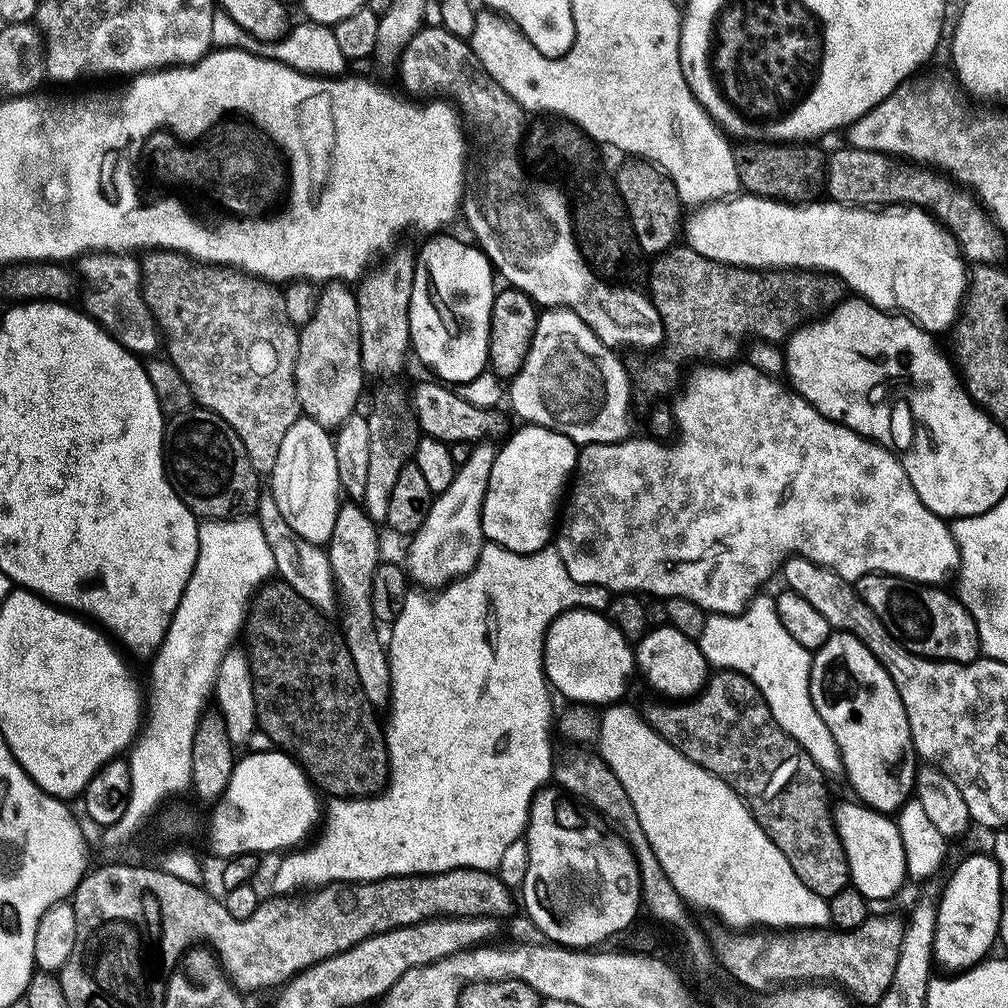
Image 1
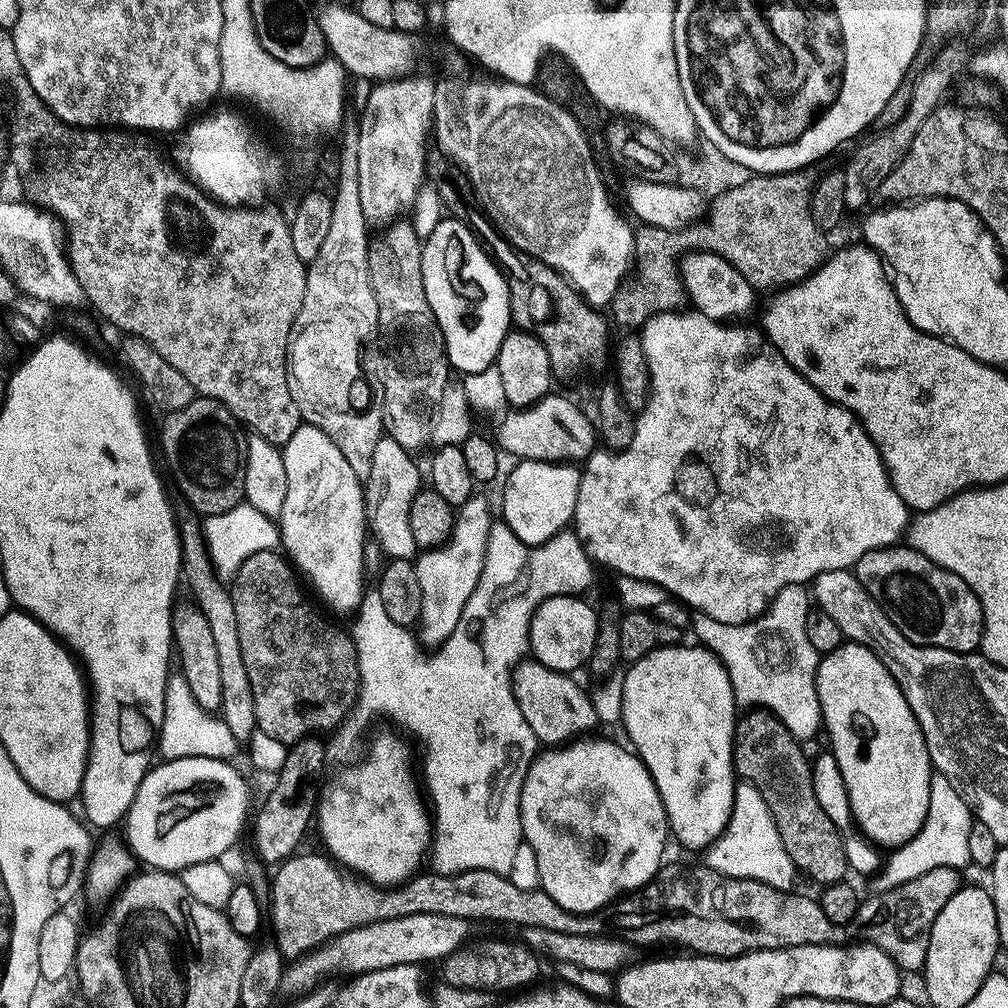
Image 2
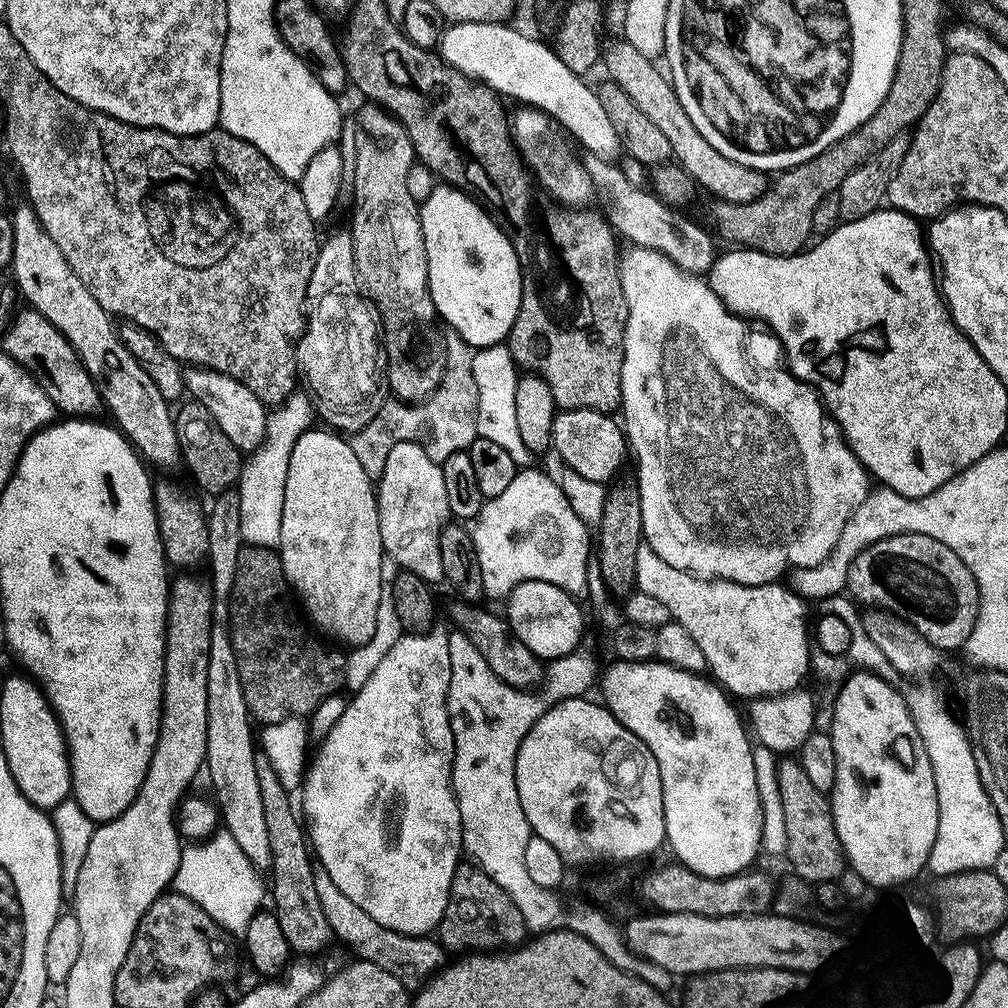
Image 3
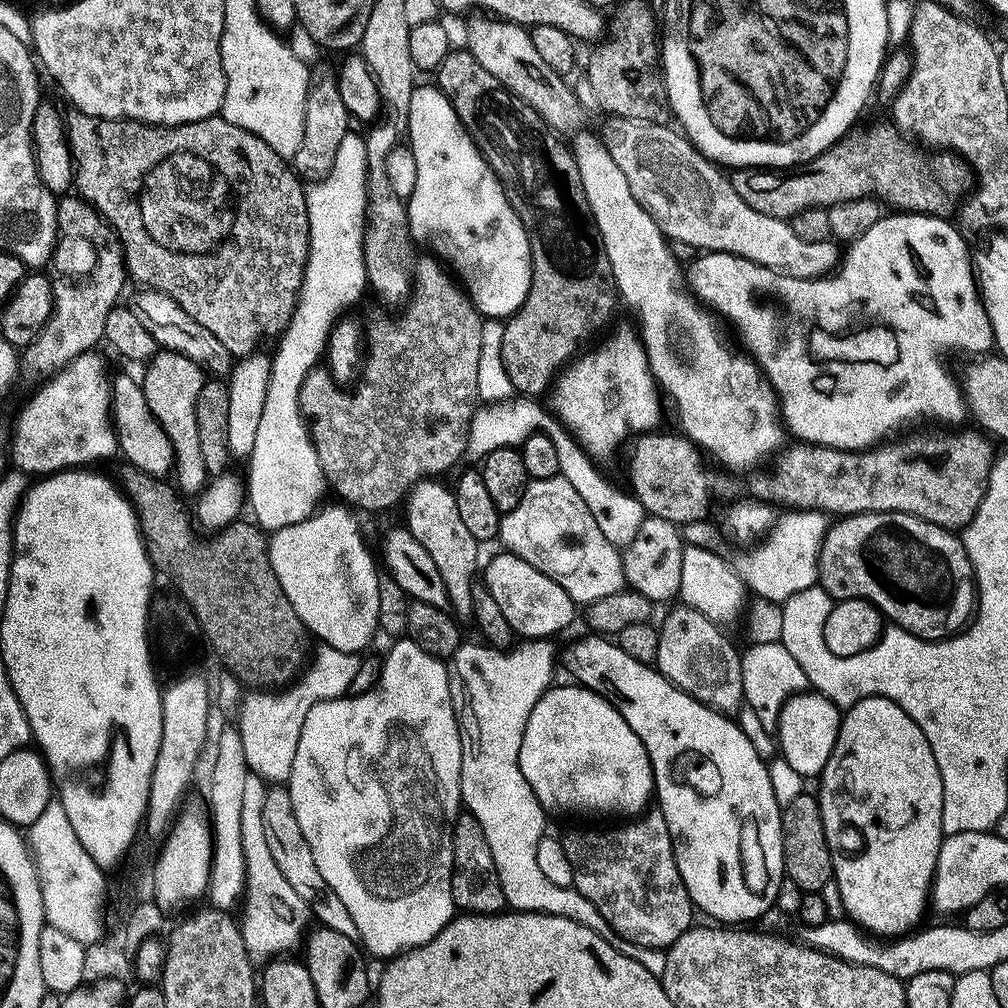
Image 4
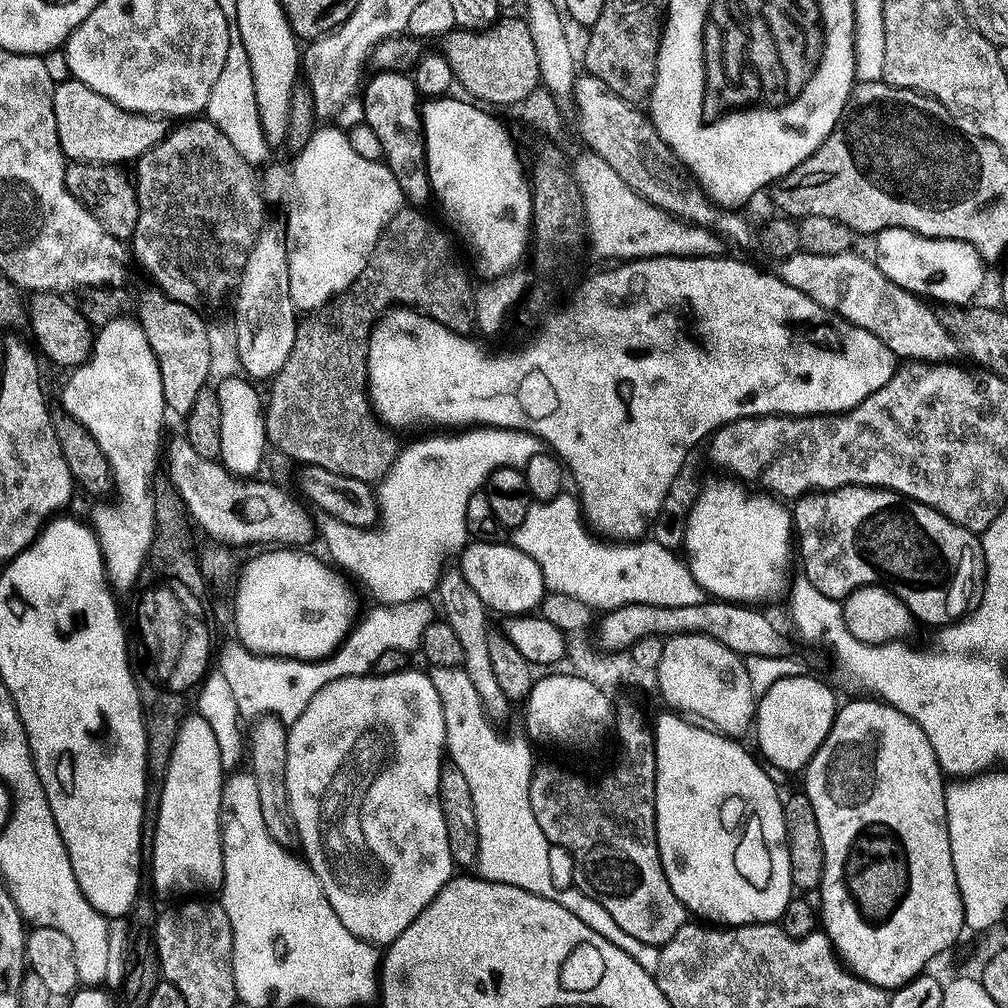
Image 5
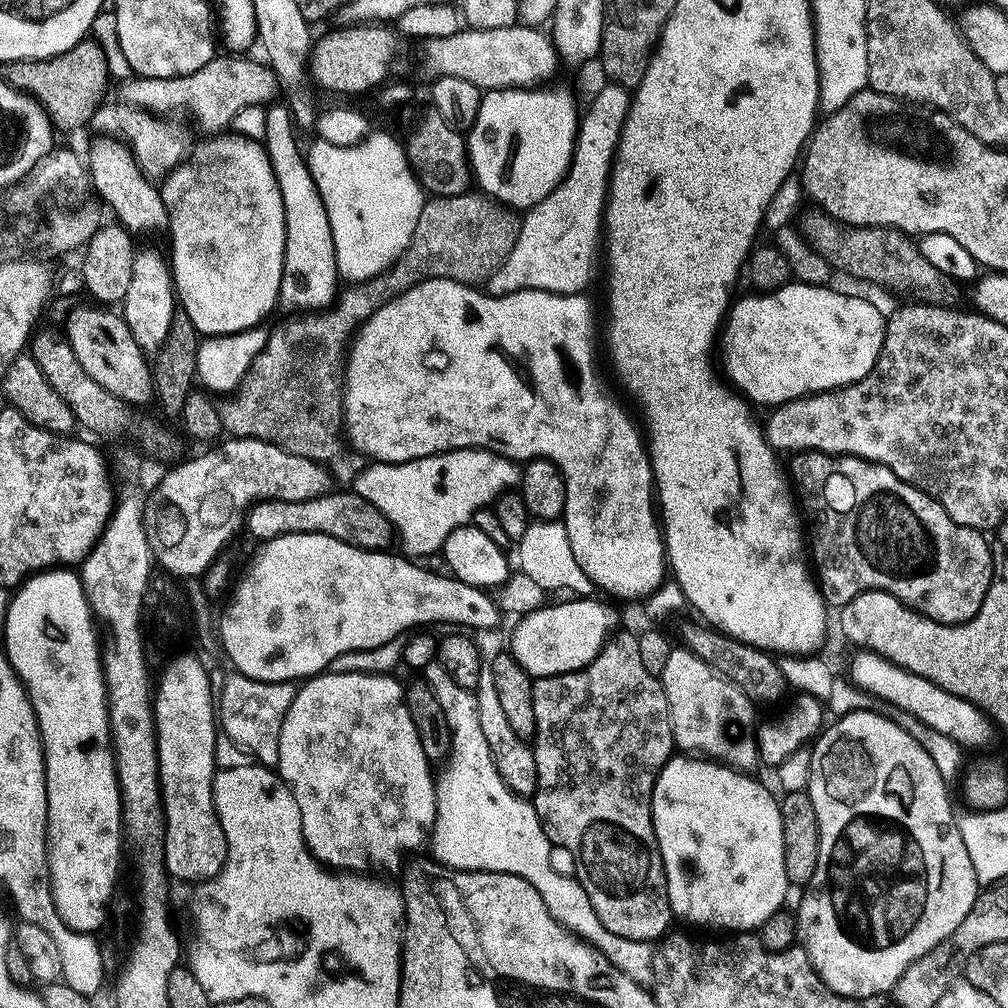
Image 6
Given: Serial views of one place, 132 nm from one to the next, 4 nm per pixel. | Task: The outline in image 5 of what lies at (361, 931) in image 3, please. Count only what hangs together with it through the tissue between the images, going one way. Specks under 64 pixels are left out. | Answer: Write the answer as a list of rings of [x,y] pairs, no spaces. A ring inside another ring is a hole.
[[[262,716],[255,721],[252,728],[252,737],[246,740],[246,748],[250,753],[252,768],[250,775],[256,779],[258,786],[258,803],[262,806],[262,818],[266,818],[268,833],[277,842],[285,846],[291,845],[294,840],[294,825],[290,810],[290,790],[286,782],[286,766],[288,765],[288,734],[289,725],[276,719],[274,716]]]

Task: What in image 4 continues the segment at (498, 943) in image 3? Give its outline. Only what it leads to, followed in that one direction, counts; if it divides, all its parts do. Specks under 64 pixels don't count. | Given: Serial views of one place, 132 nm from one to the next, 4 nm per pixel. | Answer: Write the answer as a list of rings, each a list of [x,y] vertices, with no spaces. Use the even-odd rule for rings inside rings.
[[[462,814],[456,820],[452,897],[461,913],[473,916],[499,916],[508,908],[508,899],[496,873],[494,854],[490,854],[490,842],[486,842],[486,830],[482,830],[471,814]]]

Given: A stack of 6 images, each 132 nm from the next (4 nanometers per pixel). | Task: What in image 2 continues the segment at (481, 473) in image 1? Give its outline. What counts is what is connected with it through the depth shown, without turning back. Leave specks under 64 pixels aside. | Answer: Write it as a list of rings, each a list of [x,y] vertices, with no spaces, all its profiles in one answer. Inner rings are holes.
[[[475,494],[456,512],[451,541],[442,548],[425,551],[421,555],[424,557],[415,561],[418,578],[422,581],[422,618],[418,625],[418,639],[425,649],[439,648],[450,639],[454,630],[458,630],[466,602],[470,602],[474,590],[478,590],[478,582],[482,578],[493,523],[492,508],[487,498]]]

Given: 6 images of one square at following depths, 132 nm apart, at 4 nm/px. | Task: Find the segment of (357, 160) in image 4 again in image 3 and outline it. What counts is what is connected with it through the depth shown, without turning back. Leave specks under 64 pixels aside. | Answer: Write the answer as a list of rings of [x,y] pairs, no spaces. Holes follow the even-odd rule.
[[[293,394],[288,401],[279,405],[268,417],[263,444],[251,457],[252,460],[243,465],[238,485],[240,501],[240,521],[245,545],[254,548],[280,547],[280,527],[284,517],[284,499],[286,498],[286,482],[290,474],[290,458],[294,454],[294,446],[304,435],[313,431],[314,404],[307,395]]]

